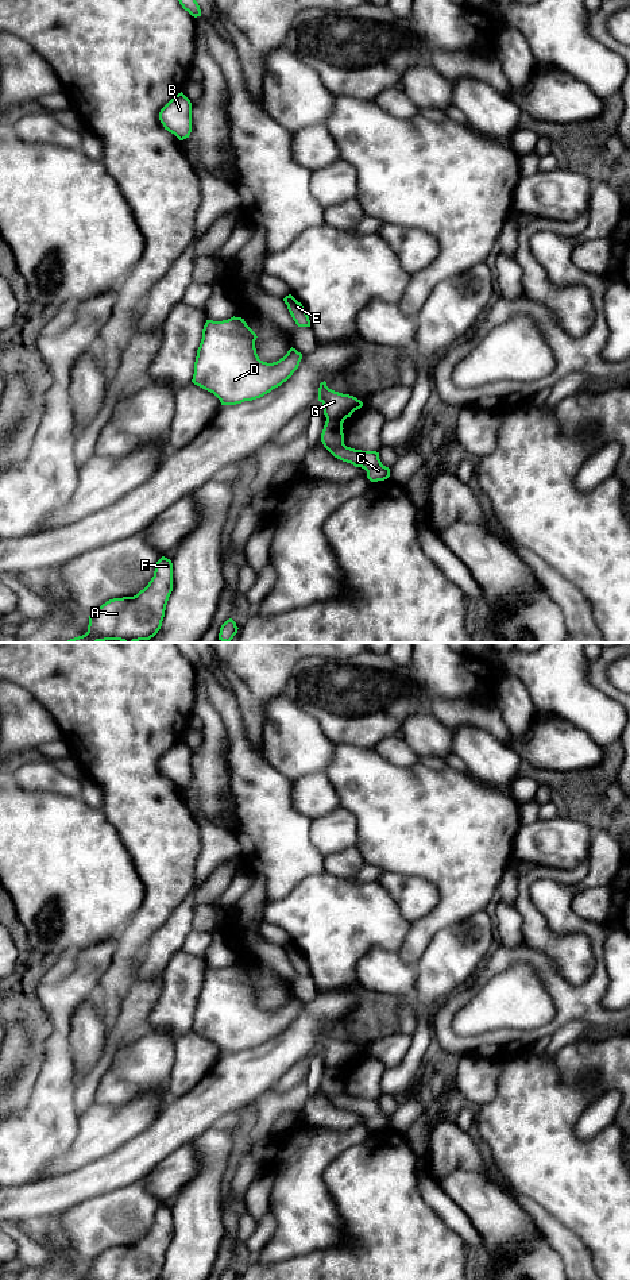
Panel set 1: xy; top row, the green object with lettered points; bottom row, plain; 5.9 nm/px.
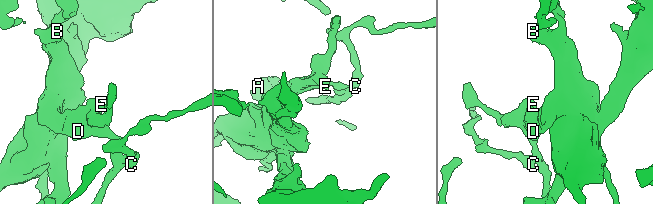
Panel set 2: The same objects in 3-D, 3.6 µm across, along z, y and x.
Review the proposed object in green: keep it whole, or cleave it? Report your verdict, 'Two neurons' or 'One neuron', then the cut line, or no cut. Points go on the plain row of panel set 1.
Two neurons. Split along xy (327, 1065), (343, 1068)

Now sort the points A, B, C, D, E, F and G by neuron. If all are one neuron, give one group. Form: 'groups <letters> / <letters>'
groups A C F / B D E G

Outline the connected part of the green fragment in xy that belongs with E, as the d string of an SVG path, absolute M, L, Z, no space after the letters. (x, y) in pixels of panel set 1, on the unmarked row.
M291 942L286 944L283 949L298 975L310 975L309 964L301 951L298 951Z

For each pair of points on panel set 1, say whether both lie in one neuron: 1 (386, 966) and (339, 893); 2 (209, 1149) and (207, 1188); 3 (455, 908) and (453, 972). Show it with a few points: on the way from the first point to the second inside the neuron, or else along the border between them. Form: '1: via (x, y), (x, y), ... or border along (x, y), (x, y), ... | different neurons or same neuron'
1: via (374, 948), (339, 910) | same neuron
2: via (209, 1159), (208, 1179) | same neuron
3: border along (483, 909), (444, 926), (429, 941) | different neurons

